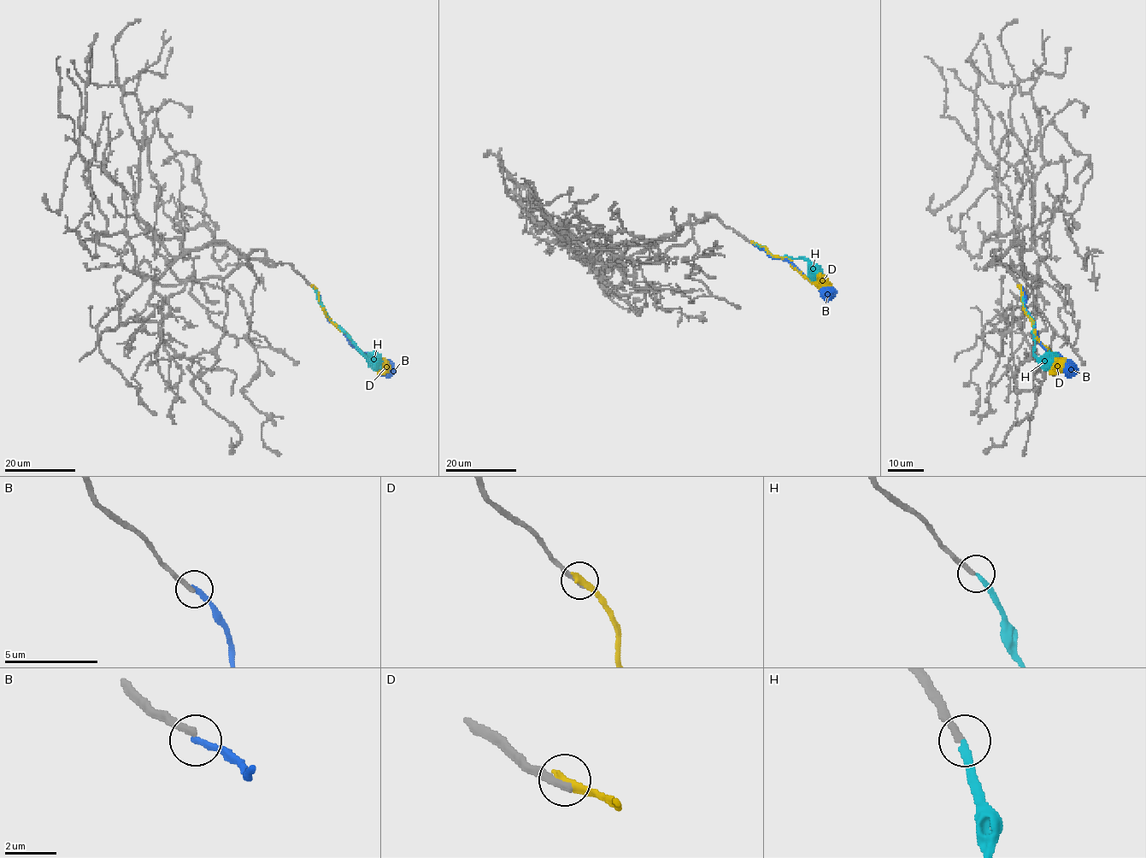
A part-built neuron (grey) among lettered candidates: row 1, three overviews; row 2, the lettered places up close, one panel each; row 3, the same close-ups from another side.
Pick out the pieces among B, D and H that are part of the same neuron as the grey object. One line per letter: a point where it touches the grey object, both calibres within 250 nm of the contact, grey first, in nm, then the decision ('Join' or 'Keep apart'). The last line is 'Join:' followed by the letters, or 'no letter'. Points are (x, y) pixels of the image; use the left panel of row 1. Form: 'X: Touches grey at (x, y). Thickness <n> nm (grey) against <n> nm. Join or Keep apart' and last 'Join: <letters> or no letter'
B: Touches grey at (313, 286). Thickness 260 nm (grey) against 260 nm. Keep apart
D: Touches grey at (311, 285). Thickness 320 nm (grey) against 400 nm. Keep apart
H: Touches grey at (313, 286). Thickness 240 nm (grey) against 240 nm. Join
Join: H

